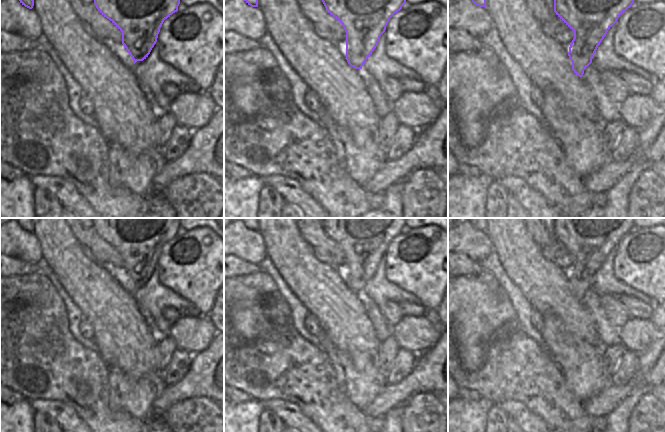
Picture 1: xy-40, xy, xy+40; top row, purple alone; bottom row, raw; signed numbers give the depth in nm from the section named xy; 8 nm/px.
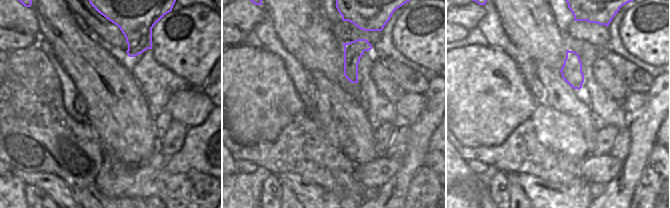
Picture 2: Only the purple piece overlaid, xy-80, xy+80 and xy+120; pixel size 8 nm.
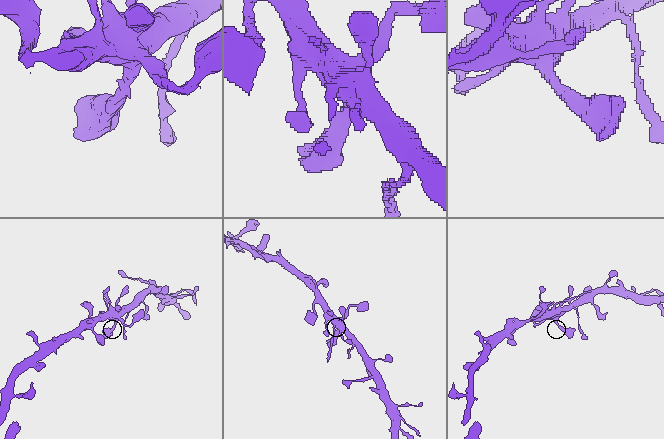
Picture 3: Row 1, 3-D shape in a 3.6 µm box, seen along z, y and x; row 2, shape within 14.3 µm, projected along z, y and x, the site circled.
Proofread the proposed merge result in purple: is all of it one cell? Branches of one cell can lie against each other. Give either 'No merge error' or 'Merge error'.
No merge error.

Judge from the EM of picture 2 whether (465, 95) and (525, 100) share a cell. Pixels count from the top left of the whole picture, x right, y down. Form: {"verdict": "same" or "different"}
{"verdict": "same"}

